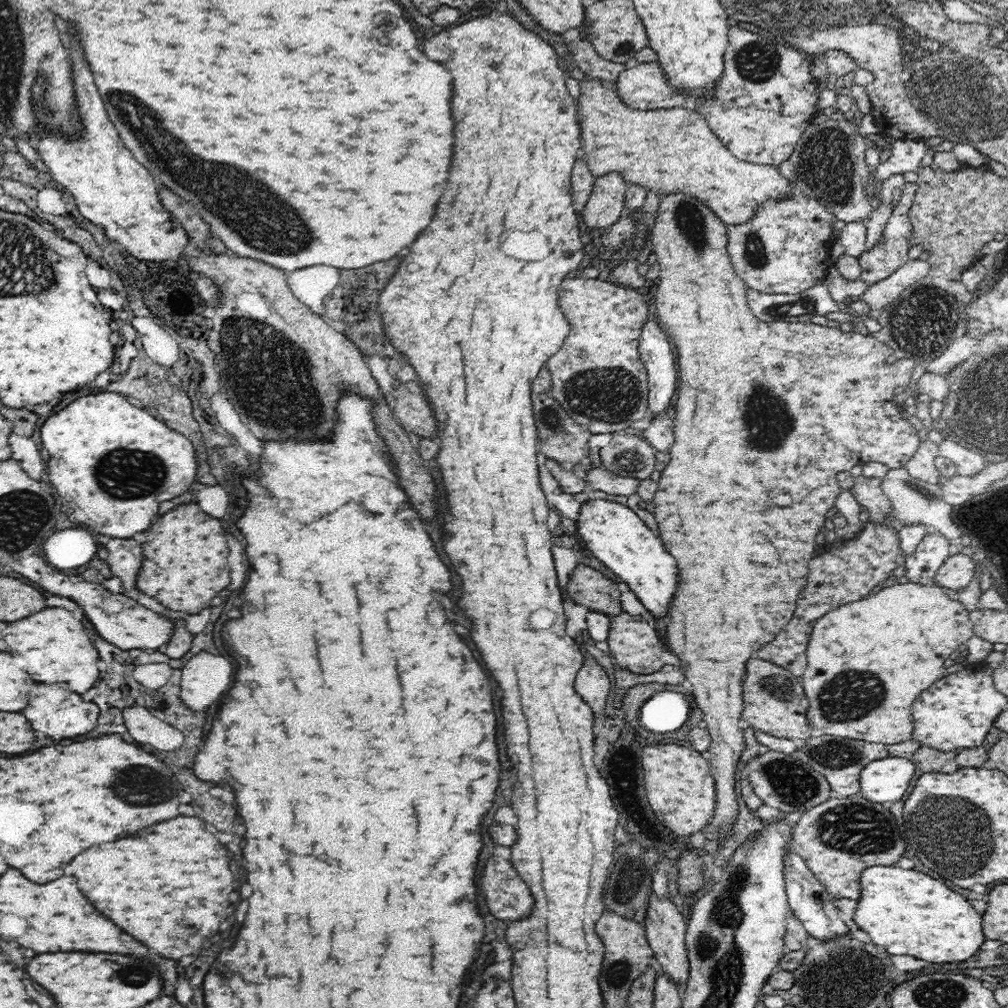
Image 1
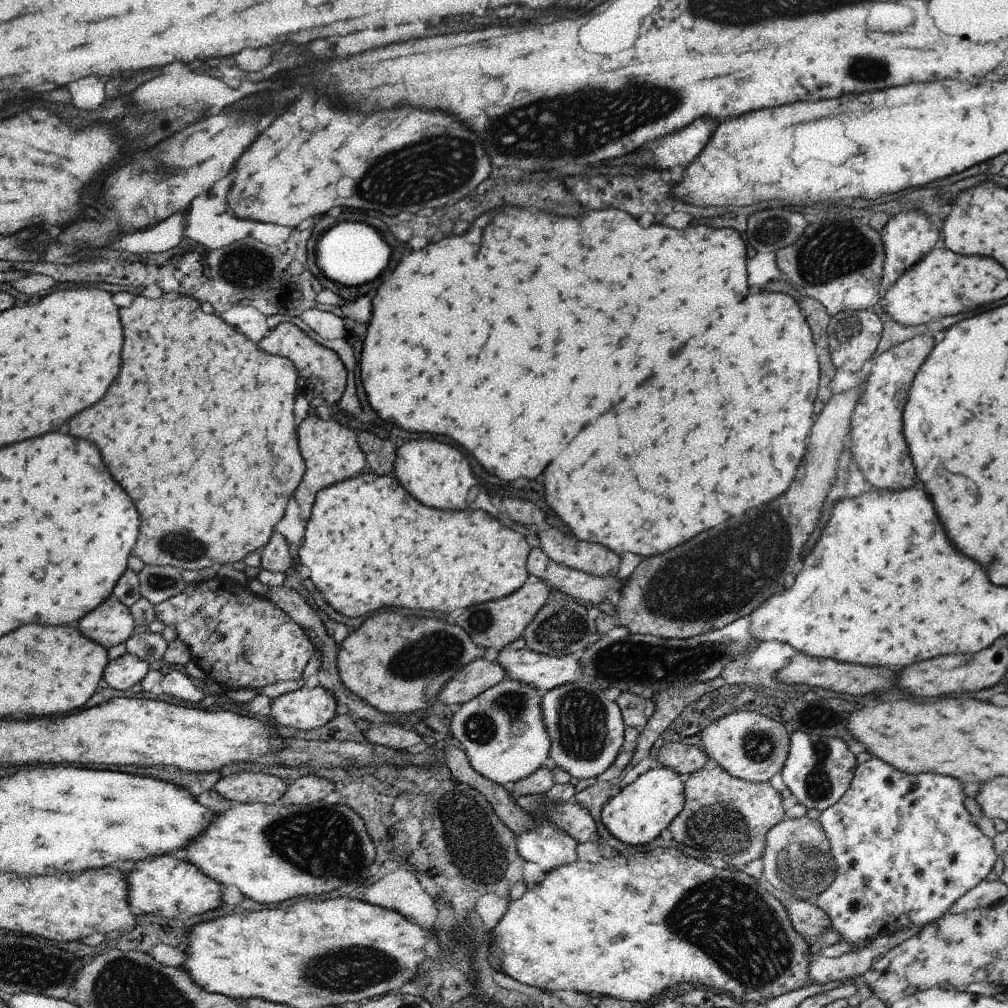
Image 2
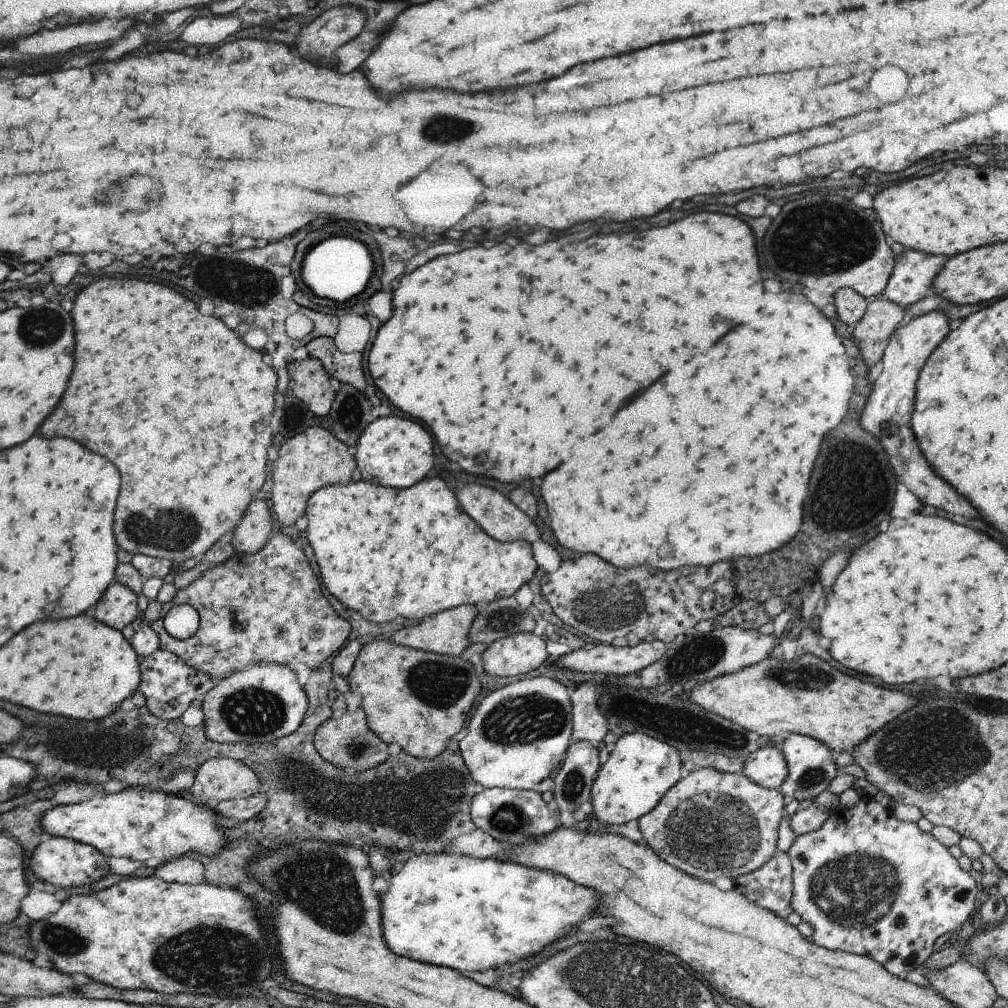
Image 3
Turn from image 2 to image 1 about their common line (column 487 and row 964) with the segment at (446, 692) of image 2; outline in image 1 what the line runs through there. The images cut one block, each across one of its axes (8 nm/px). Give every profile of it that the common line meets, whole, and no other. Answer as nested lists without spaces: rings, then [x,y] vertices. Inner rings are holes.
[[[654,890],[648,894],[646,900],[646,916],[644,916],[644,930],[646,930],[646,940],[648,946],[654,950],[654,958],[660,962],[662,972],[674,980],[676,984],[680,984],[680,988],[684,990],[686,980],[688,980],[688,950],[686,950],[686,928],[688,924],[684,922],[682,912],[676,908],[676,904],[672,902],[672,898],[660,898]]]

